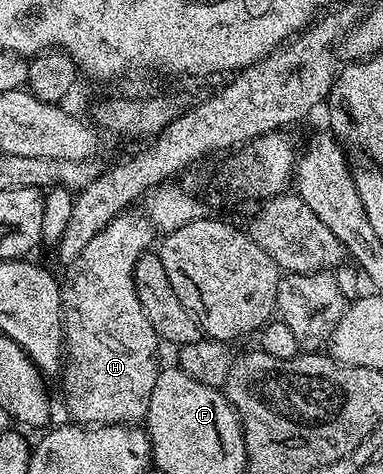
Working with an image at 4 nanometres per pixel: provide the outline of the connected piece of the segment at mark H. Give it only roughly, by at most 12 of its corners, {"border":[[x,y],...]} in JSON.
{"border":[[145,213],[65,267],[62,398],[78,424],[141,423],[160,339],[134,265]]}

